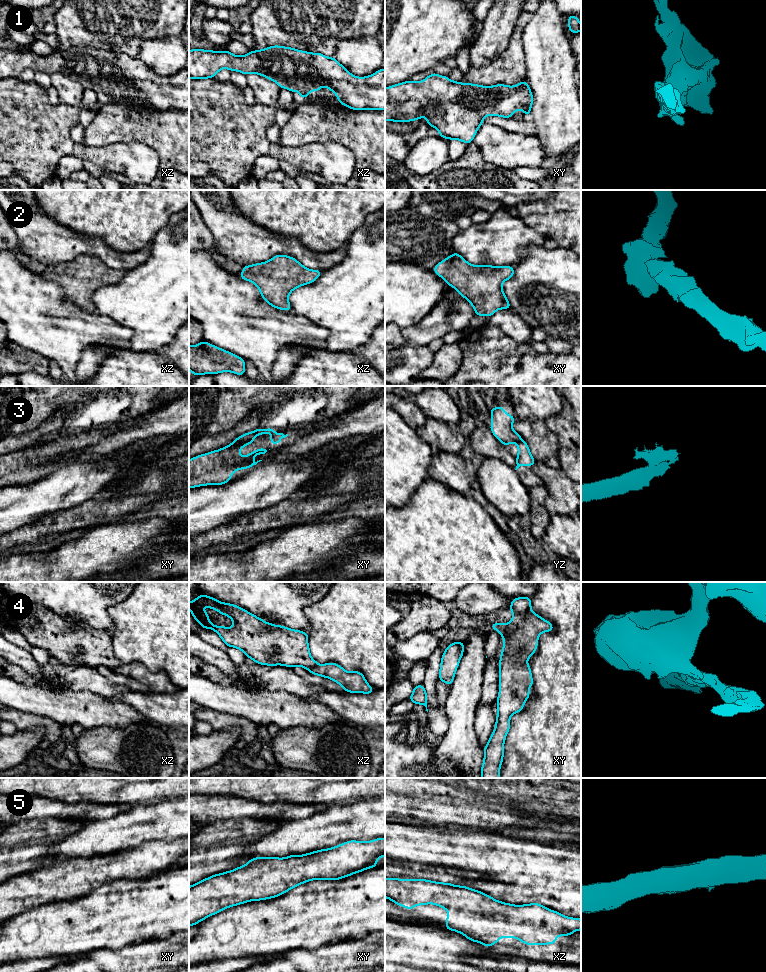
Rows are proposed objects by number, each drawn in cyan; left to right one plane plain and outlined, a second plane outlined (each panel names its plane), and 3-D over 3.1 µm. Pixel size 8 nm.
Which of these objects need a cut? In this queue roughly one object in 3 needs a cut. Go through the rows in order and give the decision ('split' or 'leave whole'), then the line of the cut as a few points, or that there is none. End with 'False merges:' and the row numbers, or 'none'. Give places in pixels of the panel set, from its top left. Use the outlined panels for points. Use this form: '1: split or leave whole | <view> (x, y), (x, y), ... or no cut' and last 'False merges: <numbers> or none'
1: leave whole | no cut
2: leave whole | no cut
3: split | xy (252, 438), (246, 441), (234, 442)
4: split | xy (531, 611), (524, 615), (514, 616)
5: leave whole | no cut
False merges: 3, 4

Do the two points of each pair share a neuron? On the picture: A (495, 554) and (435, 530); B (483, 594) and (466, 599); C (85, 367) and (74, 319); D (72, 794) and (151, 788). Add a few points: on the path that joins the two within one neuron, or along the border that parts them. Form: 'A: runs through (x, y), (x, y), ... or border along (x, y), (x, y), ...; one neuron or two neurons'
A: runs through (480, 551), (456, 551), (450, 545); one neuron
B: runs through (479, 598), (470, 599); one neuron
C: border along (104, 344), (88, 345), (85, 348), (75, 375); two neurons
D: runs through (92, 788), (118, 788), (120, 790), (131, 788); one neuron

